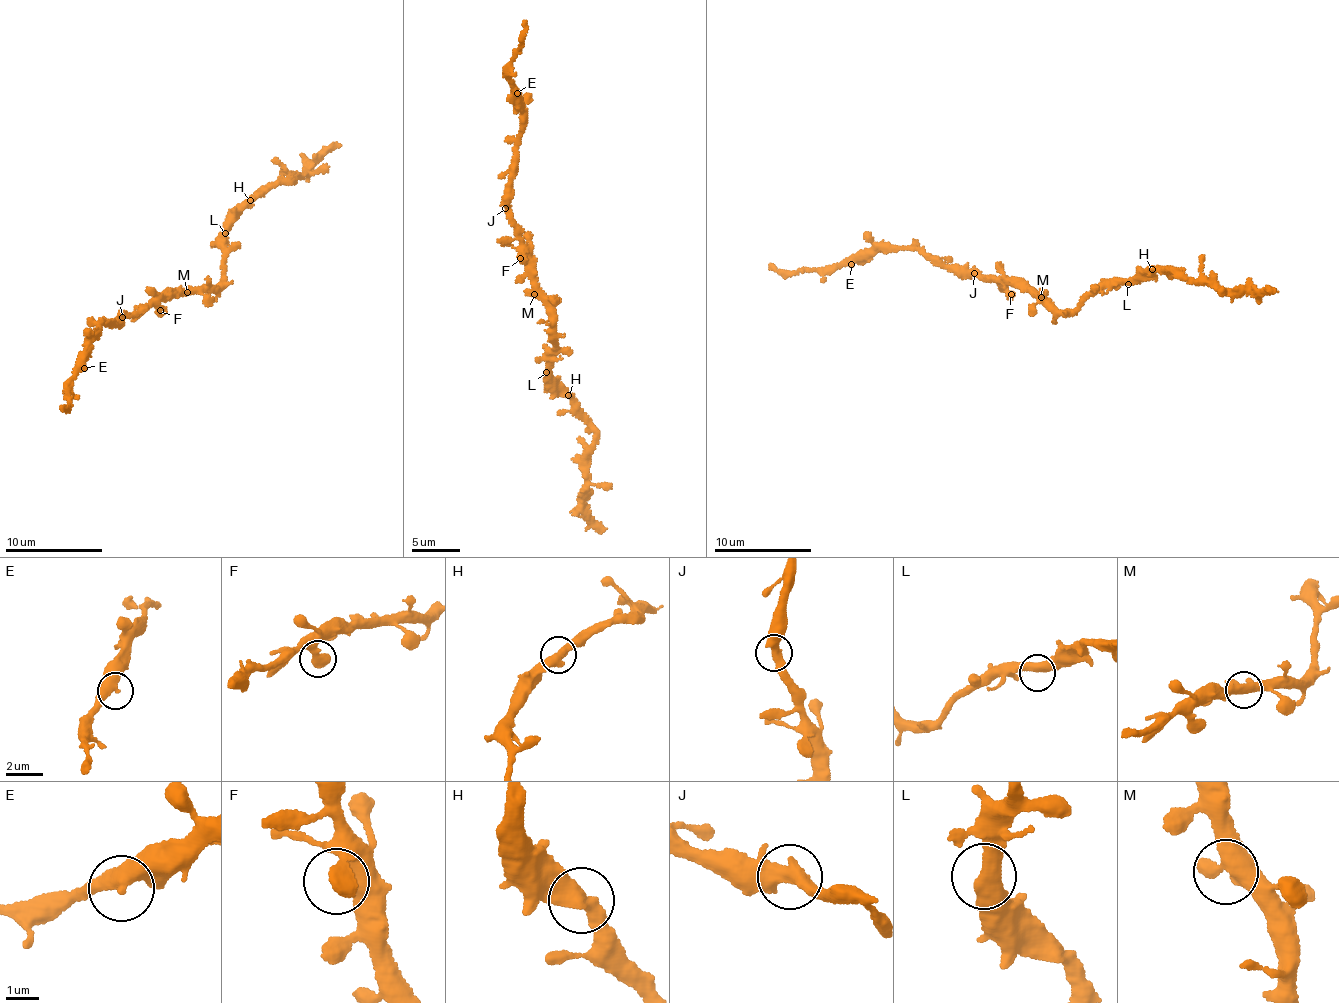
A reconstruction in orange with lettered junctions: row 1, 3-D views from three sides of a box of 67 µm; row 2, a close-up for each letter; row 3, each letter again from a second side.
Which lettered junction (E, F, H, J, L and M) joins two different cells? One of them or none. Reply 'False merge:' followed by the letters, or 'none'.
False merge: none

